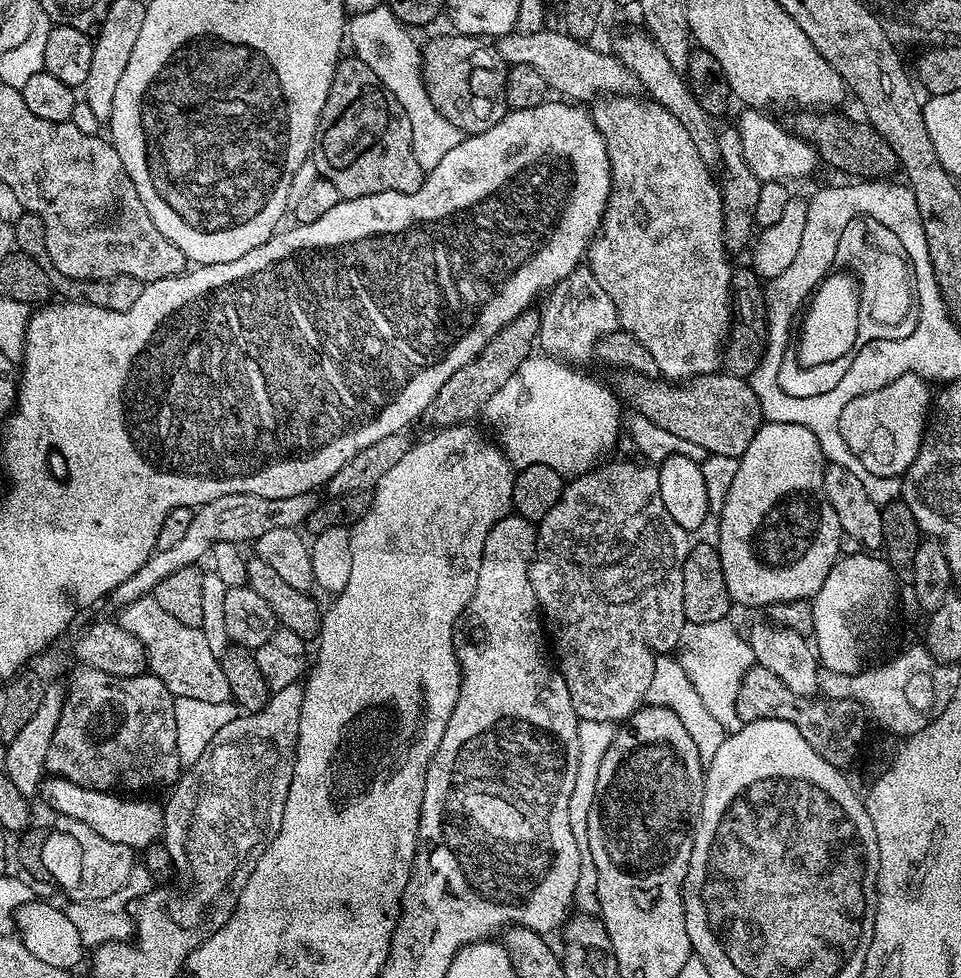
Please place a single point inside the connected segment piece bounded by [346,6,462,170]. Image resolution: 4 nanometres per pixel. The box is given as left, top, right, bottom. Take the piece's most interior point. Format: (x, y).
(378, 37)

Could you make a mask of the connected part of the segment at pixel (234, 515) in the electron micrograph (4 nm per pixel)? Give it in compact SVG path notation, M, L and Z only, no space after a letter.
M231 492L220 498L201 505L192 515L190 527L177 544L167 550L155 551L122 585L113 590L108 597L109 603L124 607L138 598L151 595L163 578L175 571L197 565L203 555L211 551L218 541L234 541L239 544L255 542L267 531L301 527L319 504L315 493L303 492L290 498L264 498L262 495Z

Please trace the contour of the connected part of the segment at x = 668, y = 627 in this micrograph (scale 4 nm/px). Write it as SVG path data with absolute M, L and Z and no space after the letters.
M639 463L608 464L605 468L600 466L591 472L582 472L571 477L565 483L564 493L560 495L558 503L538 522L536 554L530 566L530 582L534 586L536 601L540 604L547 631L550 633L550 644L554 649L560 673L564 675L564 681L570 690L570 702L574 702L577 716L581 720L606 722L610 725L627 720L645 699L647 687L654 675L655 660L659 656L669 655L677 647L679 635L686 623L682 610L682 570L686 566L686 558L688 551L692 549L693 541L688 531L678 526L674 518L670 518L670 513L662 502L659 471L651 463Z

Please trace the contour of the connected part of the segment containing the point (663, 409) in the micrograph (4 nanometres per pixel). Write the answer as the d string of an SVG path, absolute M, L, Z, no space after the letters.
M635 370L621 372L624 373L617 378L615 387L625 401L628 399L633 404L635 411L662 426L662 430L702 446L706 454L738 458L750 446L754 434L758 434L762 423L758 394L754 394L751 383L743 376L717 370L687 382L673 382Z

